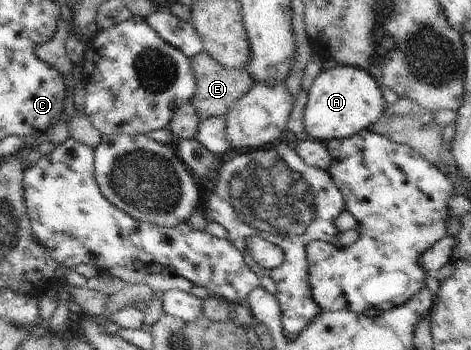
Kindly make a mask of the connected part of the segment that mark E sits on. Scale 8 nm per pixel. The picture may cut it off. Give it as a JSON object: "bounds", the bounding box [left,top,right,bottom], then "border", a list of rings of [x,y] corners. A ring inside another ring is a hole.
{"bounds":[190,52,253,120],"border":[[[204,52],[193,56],[190,59],[190,66],[192,66],[196,77],[196,94],[192,96],[190,102],[201,120],[220,115],[226,116],[230,112],[230,108],[253,85],[253,78],[248,74],[245,67],[228,70]]]}

